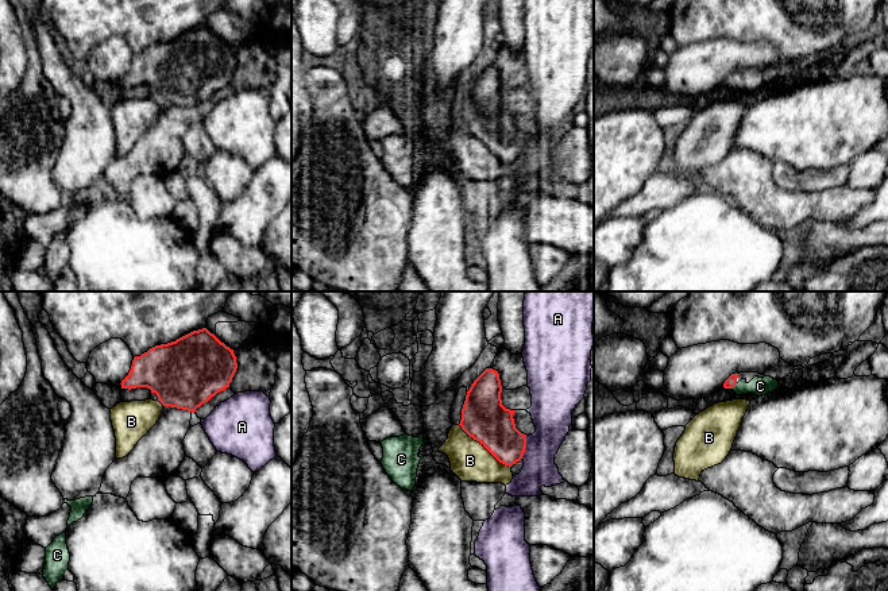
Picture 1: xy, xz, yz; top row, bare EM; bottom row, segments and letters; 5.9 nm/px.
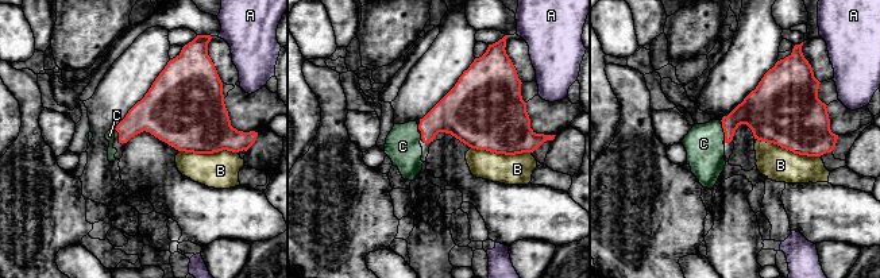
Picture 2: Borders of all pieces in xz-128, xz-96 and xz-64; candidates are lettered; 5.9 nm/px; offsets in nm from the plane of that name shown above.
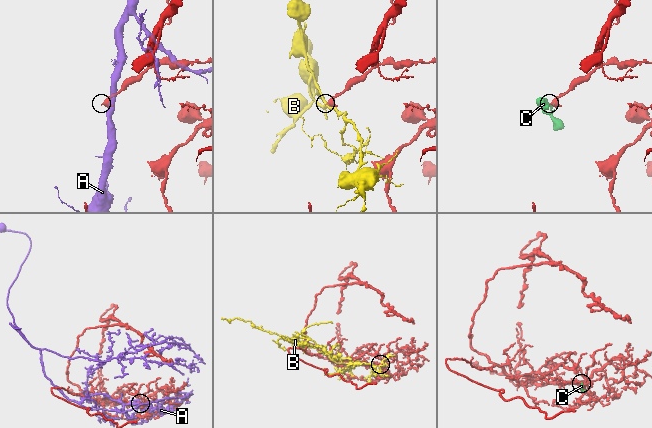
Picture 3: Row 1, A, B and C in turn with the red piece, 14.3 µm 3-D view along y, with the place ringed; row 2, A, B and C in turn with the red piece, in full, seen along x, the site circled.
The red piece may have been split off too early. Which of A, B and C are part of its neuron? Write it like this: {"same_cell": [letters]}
{"same_cell": ["C"]}

